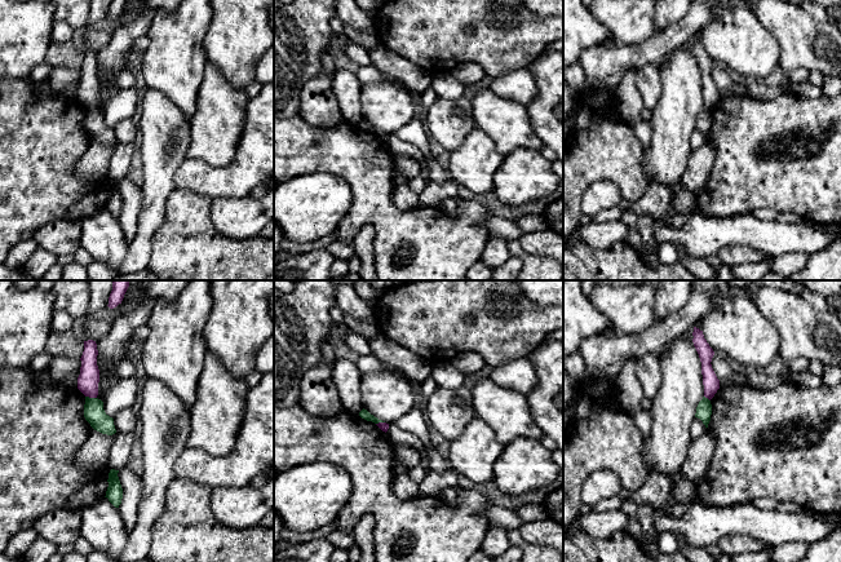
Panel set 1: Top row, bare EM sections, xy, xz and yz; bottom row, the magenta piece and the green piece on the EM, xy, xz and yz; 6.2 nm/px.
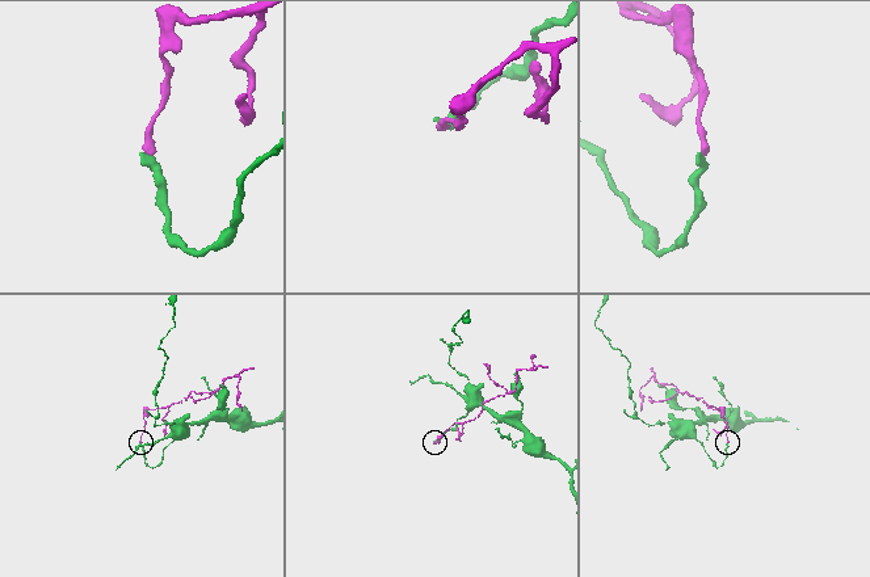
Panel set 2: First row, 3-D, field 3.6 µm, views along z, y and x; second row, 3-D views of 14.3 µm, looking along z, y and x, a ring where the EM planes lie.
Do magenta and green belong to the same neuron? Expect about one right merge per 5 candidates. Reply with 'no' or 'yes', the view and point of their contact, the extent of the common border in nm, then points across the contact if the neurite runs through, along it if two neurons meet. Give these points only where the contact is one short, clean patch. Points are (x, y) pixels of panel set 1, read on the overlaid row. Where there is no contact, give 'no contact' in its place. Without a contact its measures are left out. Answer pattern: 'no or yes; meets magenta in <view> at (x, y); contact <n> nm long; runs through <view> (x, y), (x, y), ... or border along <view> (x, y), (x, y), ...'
no; meets magenta in xy at (91, 397); contact 70 nm long; border along xy (85, 395), (96, 398)

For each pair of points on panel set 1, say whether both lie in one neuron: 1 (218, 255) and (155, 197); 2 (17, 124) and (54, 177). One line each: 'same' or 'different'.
1: different
2: same

